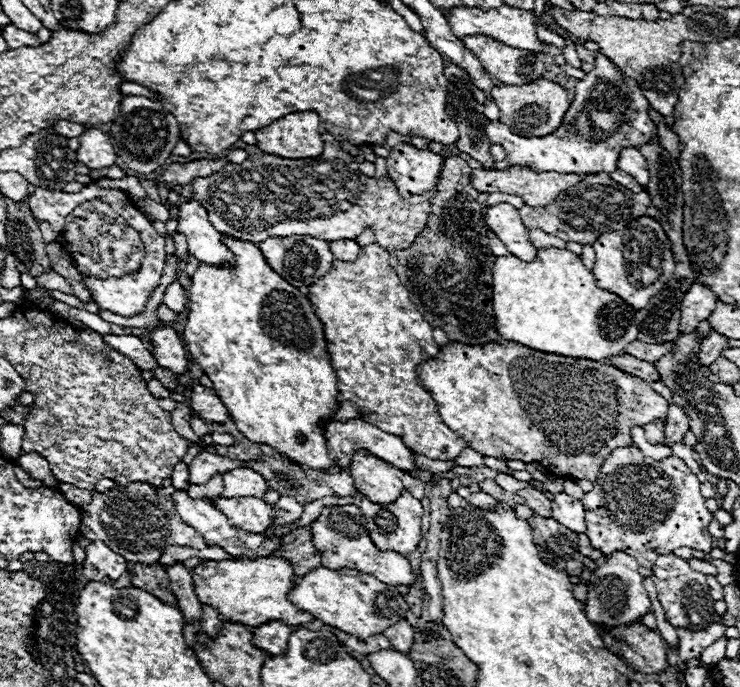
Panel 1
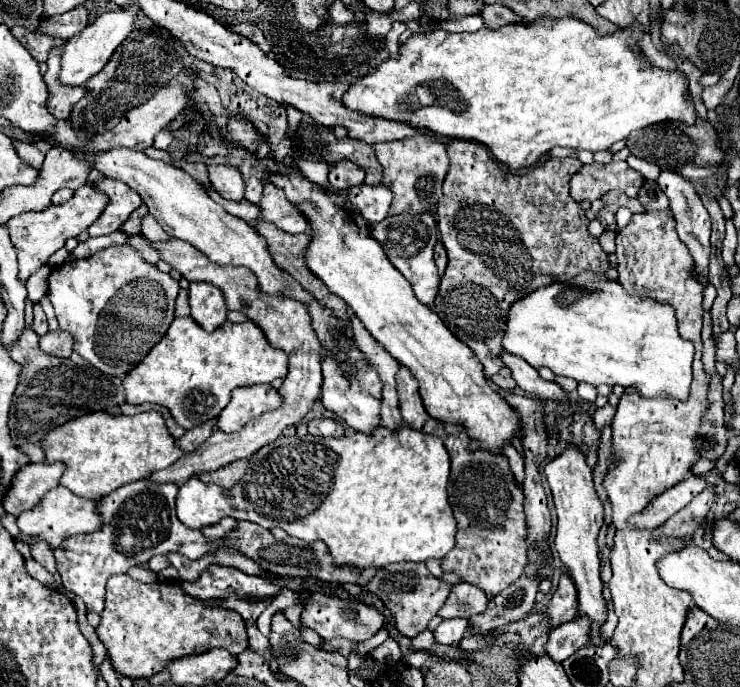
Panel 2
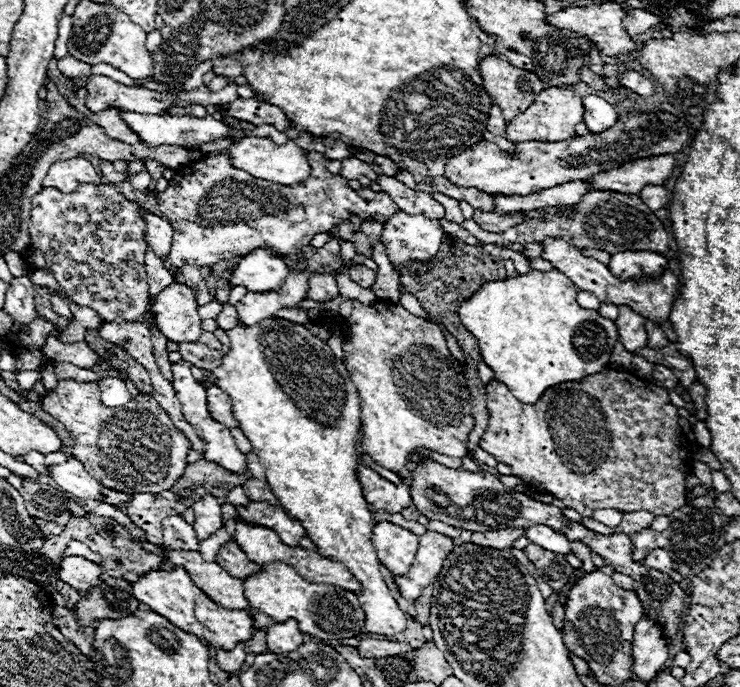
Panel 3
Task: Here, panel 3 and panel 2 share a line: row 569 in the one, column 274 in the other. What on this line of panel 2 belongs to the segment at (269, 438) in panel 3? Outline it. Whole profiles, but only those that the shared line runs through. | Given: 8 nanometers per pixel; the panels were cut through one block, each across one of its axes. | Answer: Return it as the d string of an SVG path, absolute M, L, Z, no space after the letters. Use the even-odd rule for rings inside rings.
M192 316L174 318L164 338L152 348L148 358L140 362L124 378L126 400L130 404L154 402L166 406L176 422L186 430L216 418L230 402L230 394L238 386L272 382L288 374L288 354L272 348L258 324L246 320L242 324L224 322L214 332L202 330Z

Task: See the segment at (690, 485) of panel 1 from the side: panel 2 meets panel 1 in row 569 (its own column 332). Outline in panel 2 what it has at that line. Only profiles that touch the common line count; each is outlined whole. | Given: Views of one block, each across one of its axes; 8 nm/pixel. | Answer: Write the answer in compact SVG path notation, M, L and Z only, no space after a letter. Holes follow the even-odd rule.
M324 640L320 644L320 650L326 650L326 652L340 652L342 656L350 656L354 650L356 650L356 644L354 642L348 642L348 640Z

